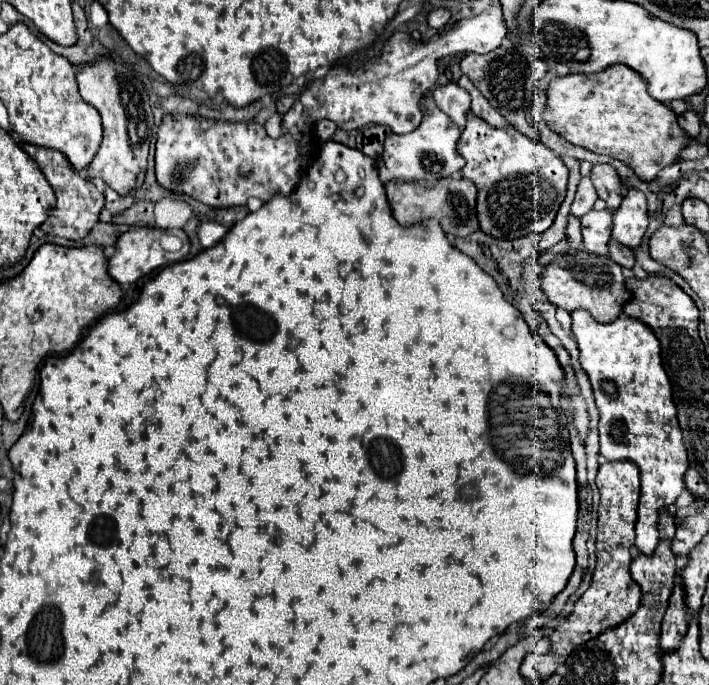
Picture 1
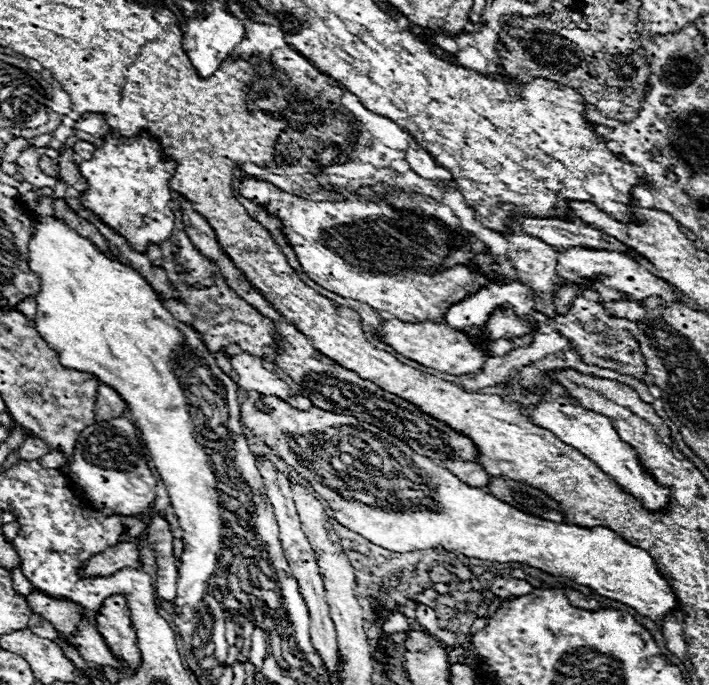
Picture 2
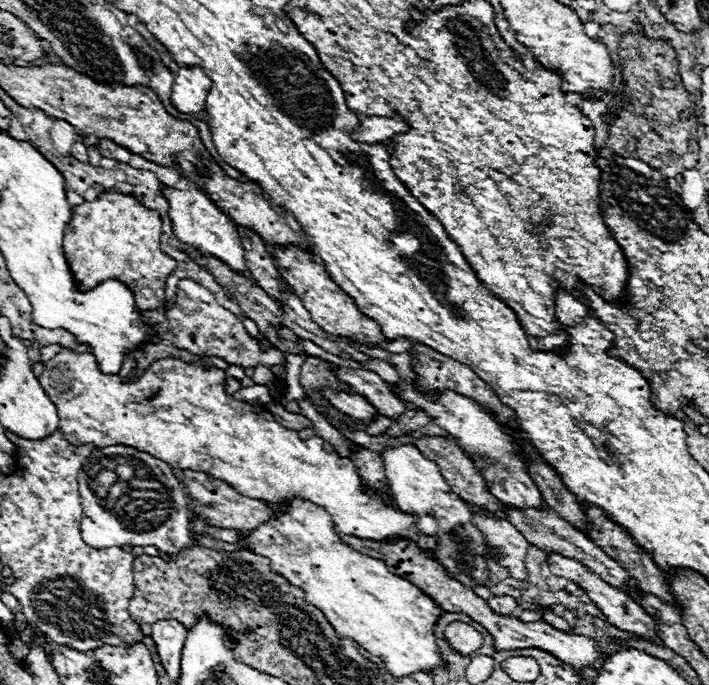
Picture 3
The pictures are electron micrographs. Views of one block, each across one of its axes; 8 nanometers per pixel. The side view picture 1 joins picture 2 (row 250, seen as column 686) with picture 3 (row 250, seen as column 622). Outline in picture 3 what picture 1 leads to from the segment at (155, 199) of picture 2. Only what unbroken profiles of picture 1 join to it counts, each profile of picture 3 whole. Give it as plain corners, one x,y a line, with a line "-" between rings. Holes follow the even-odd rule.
102,192
98,194
96,200
72,208
72,220
68,222
64,234
64,252
80,290
90,290
98,286
102,280
118,278
136,294
134,298
140,310
152,310
166,306
166,278
170,276
170,272
176,270
176,260
172,260
160,250
160,236
162,236
160,212
144,208
134,196

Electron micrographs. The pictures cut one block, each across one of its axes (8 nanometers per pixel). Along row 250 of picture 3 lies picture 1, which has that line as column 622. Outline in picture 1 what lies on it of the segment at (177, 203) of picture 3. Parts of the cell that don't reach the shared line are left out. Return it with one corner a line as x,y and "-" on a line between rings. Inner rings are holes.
630,188
620,208
616,208
612,216
614,216
614,230
612,230
614,240
618,240
620,244
626,244
628,248
638,248
648,228
646,196

